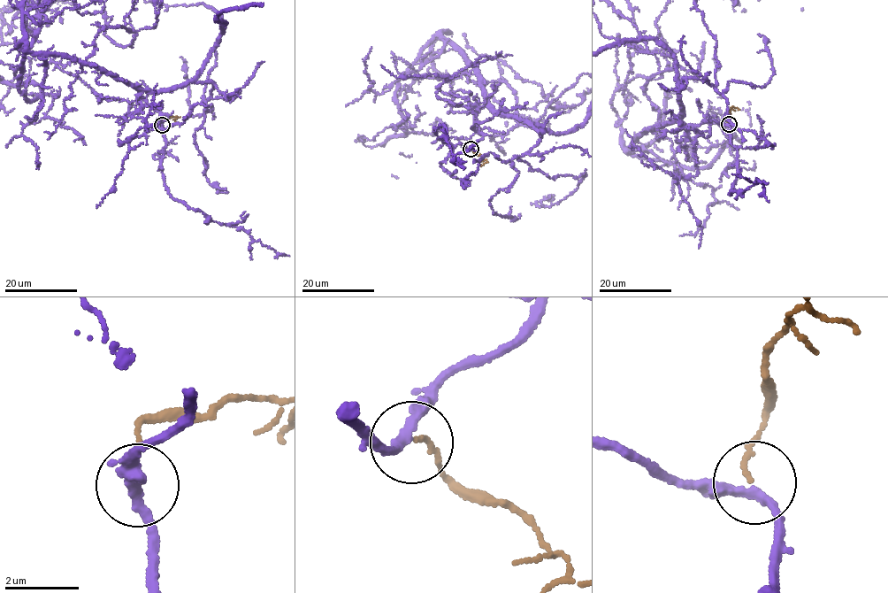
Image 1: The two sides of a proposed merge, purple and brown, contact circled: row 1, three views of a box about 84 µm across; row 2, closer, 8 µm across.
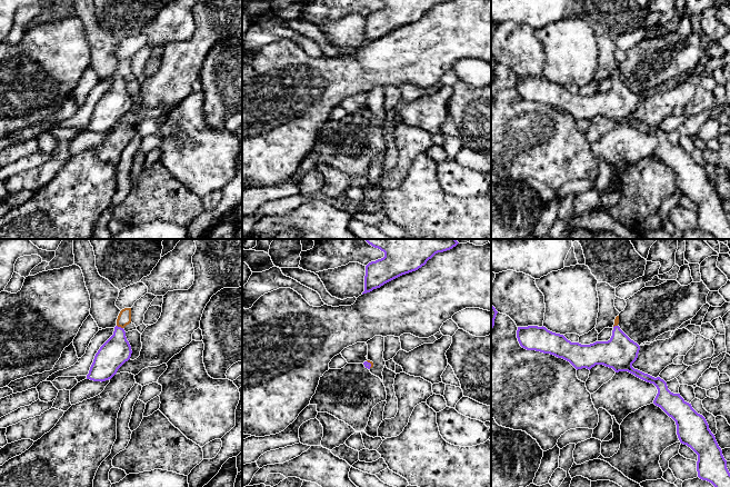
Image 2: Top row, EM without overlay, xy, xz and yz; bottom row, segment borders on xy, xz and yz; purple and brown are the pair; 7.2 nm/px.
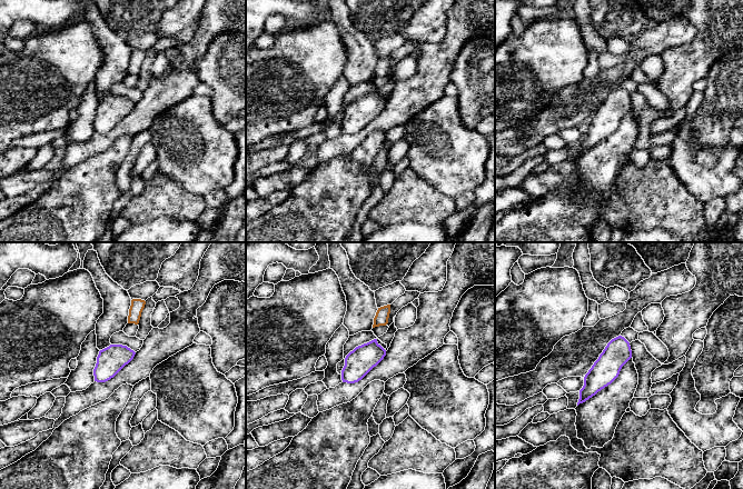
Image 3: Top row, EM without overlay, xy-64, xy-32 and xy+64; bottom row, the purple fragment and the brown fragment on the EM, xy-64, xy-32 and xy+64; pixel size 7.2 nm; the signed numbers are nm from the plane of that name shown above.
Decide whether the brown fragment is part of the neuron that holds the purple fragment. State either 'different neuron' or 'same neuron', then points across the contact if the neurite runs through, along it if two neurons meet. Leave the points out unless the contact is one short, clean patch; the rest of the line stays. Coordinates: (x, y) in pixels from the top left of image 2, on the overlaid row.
same neuron; way xy (117, 350), (120, 327), (124, 317)

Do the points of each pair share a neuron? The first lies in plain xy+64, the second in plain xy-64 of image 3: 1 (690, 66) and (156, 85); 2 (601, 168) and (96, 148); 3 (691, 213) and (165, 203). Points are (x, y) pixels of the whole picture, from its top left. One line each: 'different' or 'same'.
1: same
2: different
3: same

